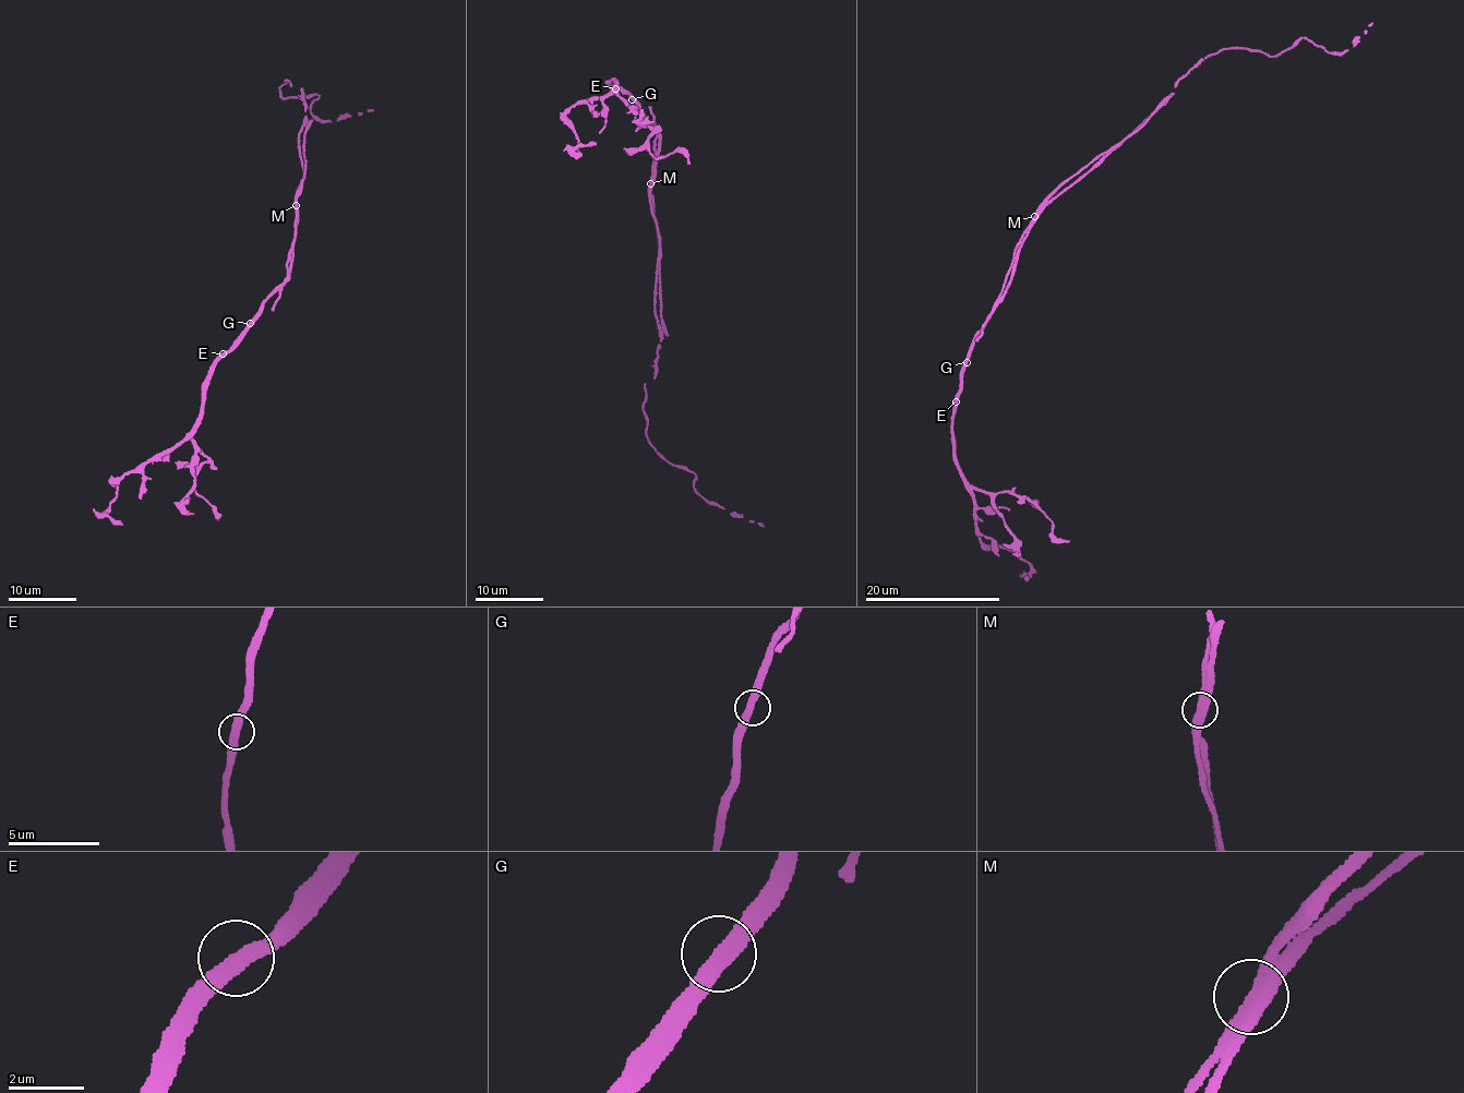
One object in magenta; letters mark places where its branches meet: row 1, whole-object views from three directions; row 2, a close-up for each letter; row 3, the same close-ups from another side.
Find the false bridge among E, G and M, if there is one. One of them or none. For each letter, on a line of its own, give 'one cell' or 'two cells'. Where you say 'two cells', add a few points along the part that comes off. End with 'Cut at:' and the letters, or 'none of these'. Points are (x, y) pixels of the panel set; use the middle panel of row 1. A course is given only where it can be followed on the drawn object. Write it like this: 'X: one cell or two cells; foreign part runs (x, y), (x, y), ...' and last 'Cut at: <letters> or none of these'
E: one cell
G: one cell
M: two cells; foreign part runs (650, 183), (647, 192), (660, 247), (661, 323), (668, 336)
Cut at: M

